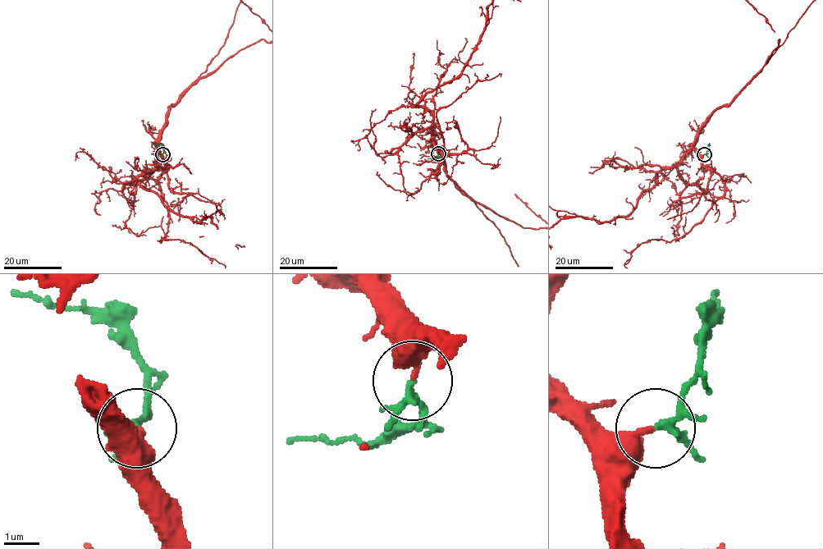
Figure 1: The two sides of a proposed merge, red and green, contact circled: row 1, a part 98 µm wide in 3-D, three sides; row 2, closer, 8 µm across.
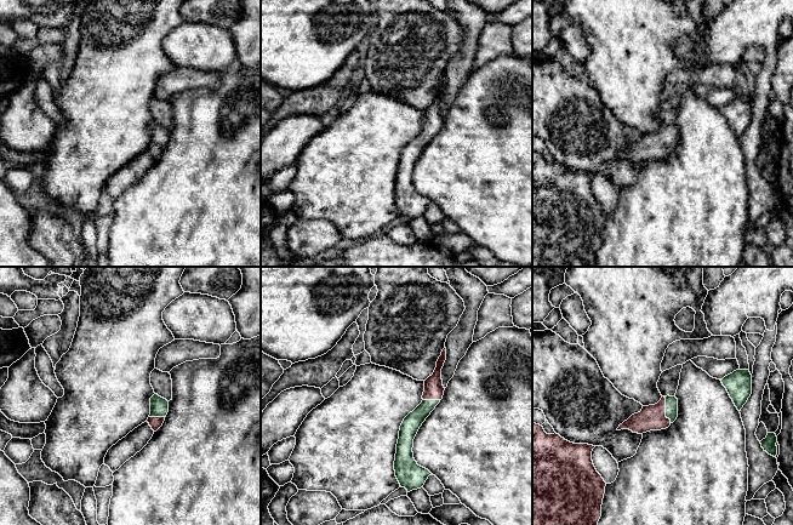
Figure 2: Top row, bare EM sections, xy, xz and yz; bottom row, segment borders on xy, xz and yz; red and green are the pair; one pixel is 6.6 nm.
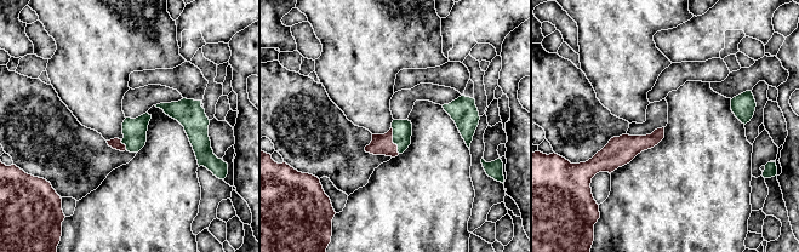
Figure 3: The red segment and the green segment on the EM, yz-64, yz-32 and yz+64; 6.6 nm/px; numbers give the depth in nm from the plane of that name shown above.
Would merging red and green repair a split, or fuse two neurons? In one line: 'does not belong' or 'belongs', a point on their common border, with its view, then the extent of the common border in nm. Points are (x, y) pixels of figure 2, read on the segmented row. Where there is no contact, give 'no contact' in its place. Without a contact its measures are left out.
belongs; contact yz (665, 410); length 180 nm

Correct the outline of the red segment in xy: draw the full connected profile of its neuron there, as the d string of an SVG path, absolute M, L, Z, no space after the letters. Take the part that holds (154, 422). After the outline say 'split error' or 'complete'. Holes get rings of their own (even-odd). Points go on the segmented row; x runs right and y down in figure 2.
M154 394L150 398L150 415L147 420L154 432L156 432L162 426L167 412L169 401L158 394Z; split error

